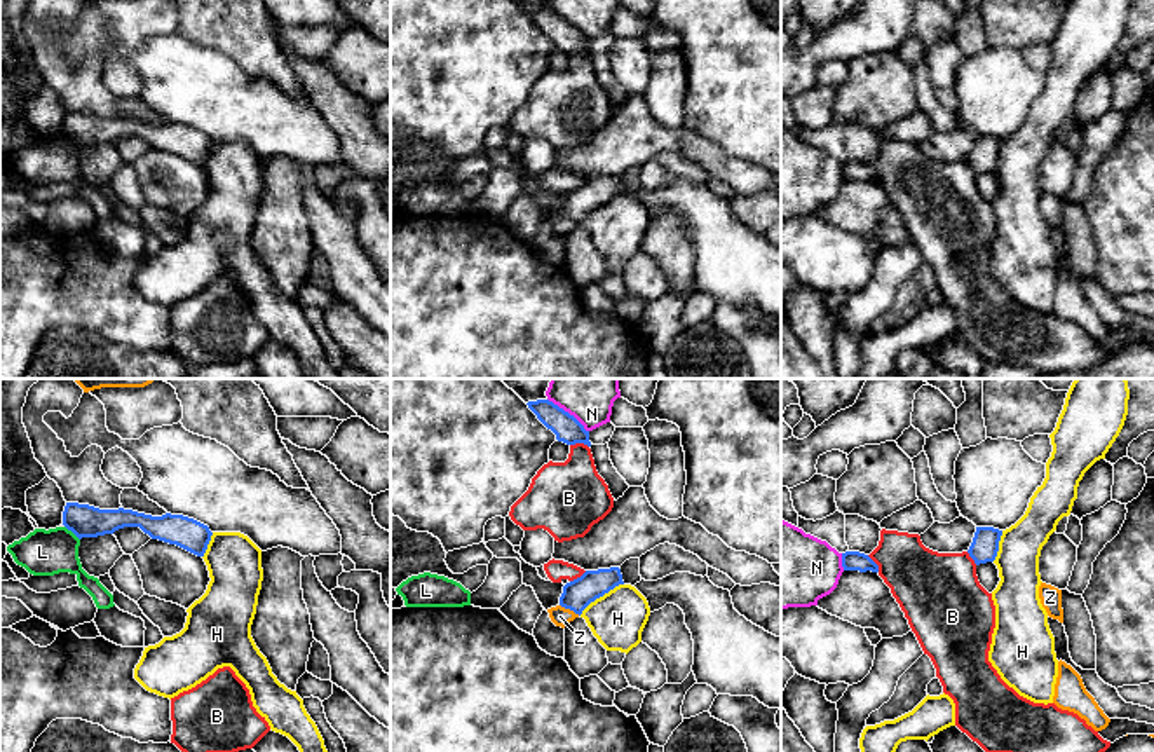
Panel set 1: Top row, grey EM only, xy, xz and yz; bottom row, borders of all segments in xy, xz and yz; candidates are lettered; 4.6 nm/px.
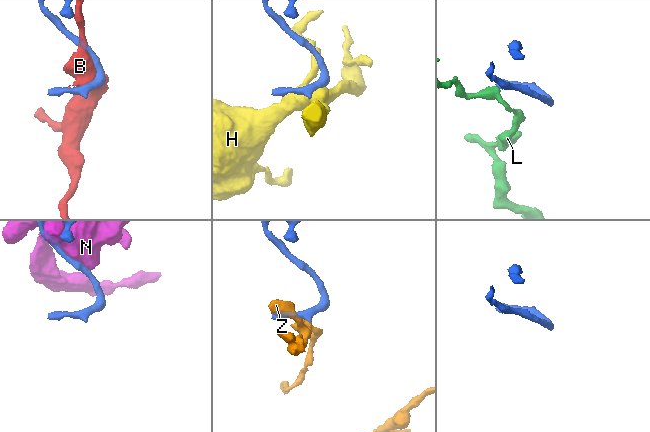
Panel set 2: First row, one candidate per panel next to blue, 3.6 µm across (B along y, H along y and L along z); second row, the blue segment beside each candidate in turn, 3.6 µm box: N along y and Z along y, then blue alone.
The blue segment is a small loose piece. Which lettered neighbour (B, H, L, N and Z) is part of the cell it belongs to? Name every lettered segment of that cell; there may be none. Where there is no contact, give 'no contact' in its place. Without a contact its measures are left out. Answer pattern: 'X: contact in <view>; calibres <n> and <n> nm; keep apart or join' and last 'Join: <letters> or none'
B: contact in xz; calibres 120 and 320 nm; keep apart
H: contact in xz; calibres 140 and 260 nm; keep apart
L: contact in xy; calibres 150 and 220 nm; keep apart
N: contact in xz; calibres 120 and 320 nm; keep apart
Z: contact in xz; calibres 140 and 90 nm; join
Join: Z

